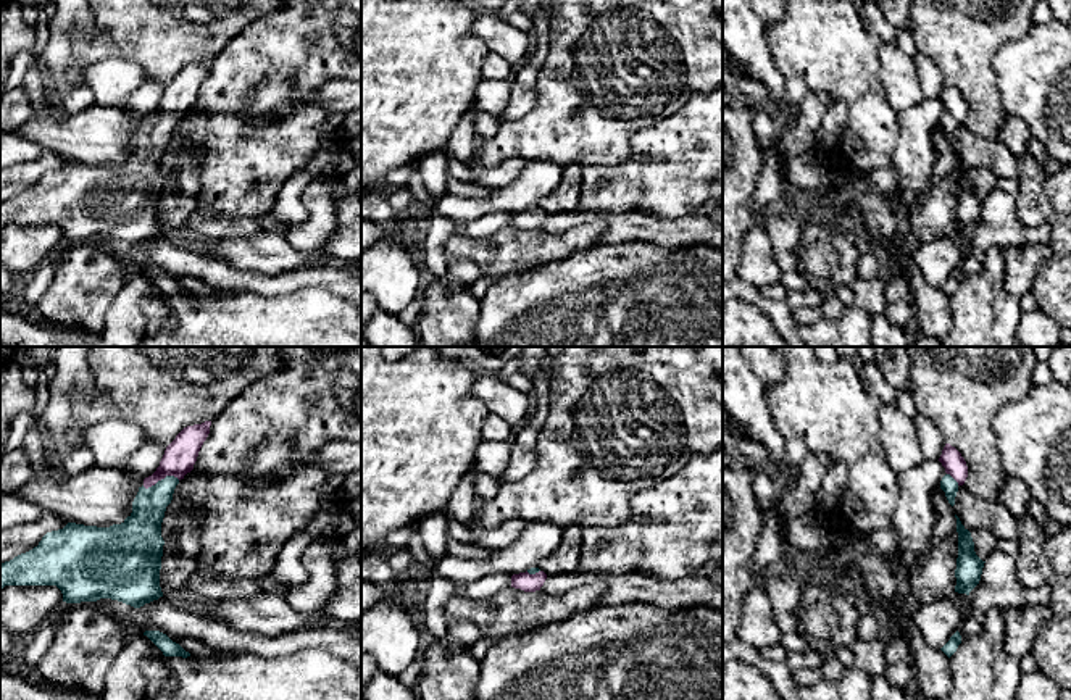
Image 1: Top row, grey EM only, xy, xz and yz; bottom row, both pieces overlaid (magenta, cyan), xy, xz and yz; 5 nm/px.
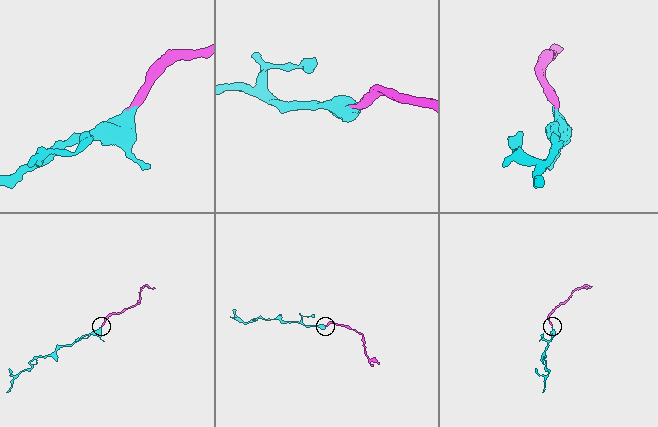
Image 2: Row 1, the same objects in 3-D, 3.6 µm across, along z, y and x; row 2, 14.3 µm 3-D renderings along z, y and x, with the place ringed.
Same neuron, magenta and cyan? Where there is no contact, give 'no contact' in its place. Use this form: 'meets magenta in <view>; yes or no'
meets magenta in xy; yes

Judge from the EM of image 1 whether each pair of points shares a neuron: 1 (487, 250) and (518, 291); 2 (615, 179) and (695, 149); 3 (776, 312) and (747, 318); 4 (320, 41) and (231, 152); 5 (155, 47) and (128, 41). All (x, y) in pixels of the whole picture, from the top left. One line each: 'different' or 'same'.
1: different
2: same
3: different
4: same
5: same

